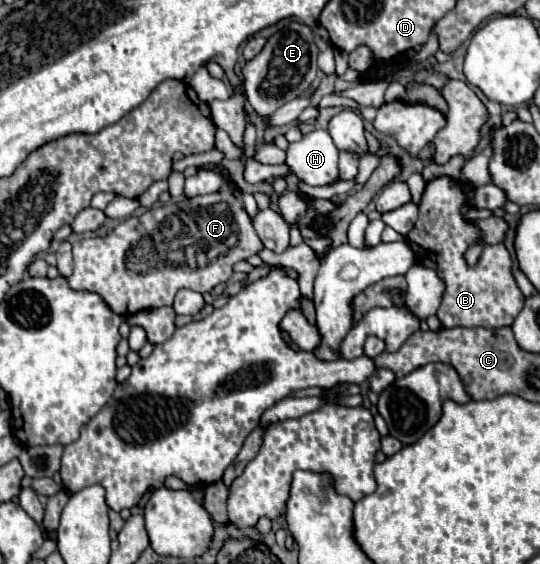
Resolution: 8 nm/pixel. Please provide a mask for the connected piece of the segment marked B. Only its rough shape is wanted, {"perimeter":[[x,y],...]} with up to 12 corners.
{"perimeter":[[427,183],[407,237],[443,277],[443,327],[505,327],[523,309],[503,243],[475,267],[479,229],[463,219],[471,187]]}

